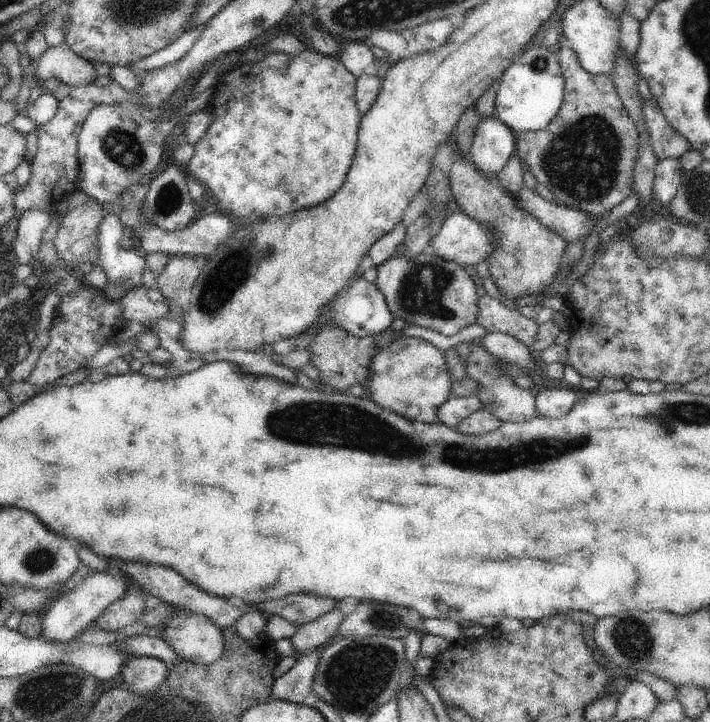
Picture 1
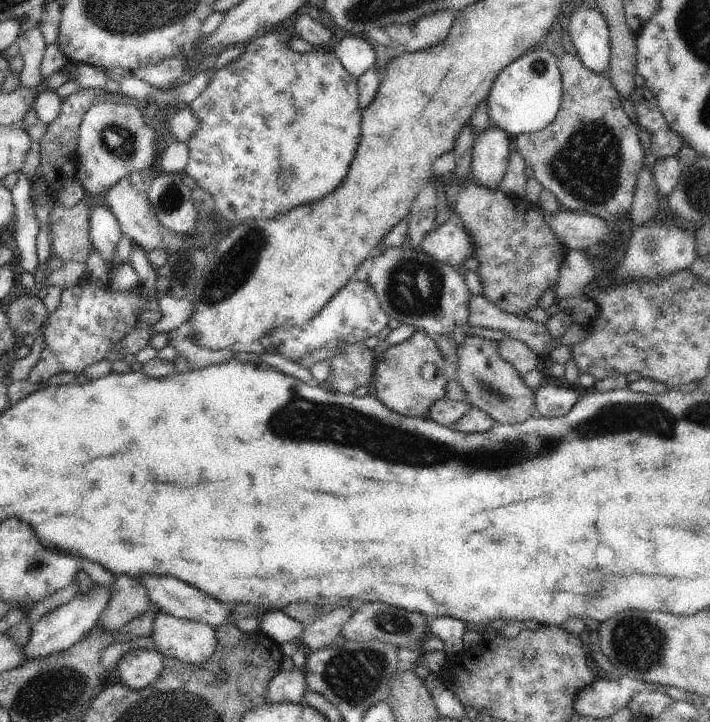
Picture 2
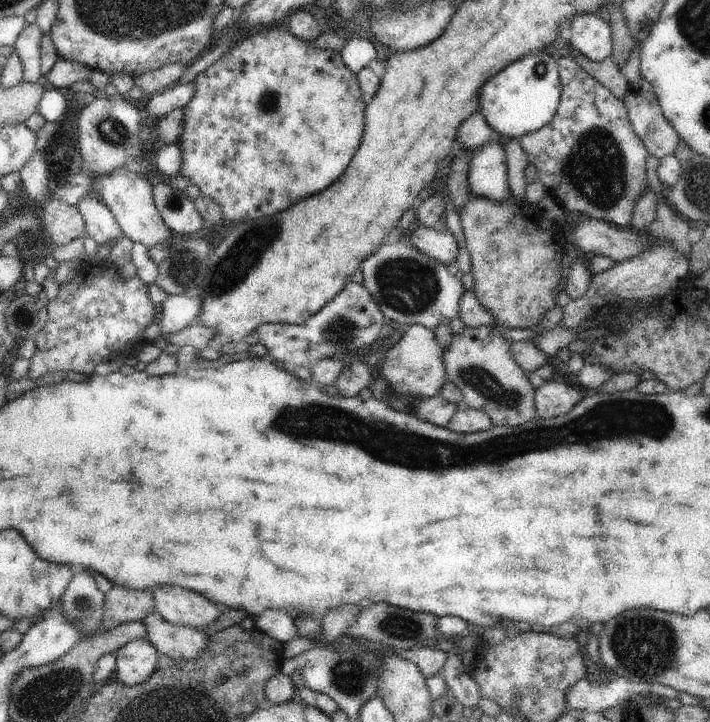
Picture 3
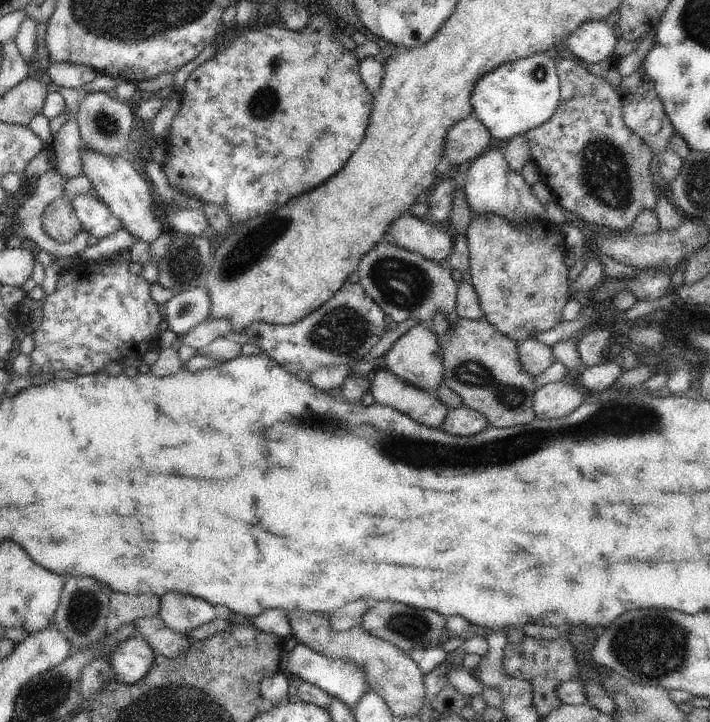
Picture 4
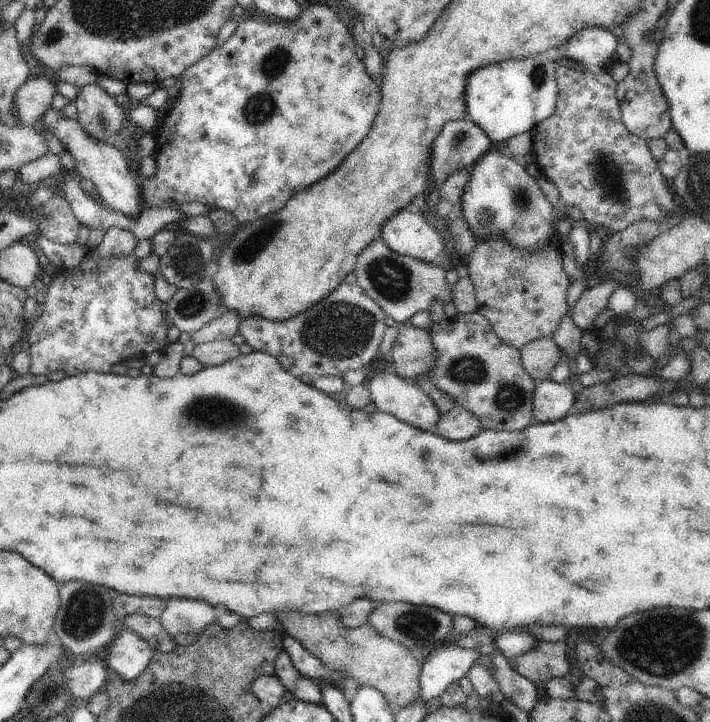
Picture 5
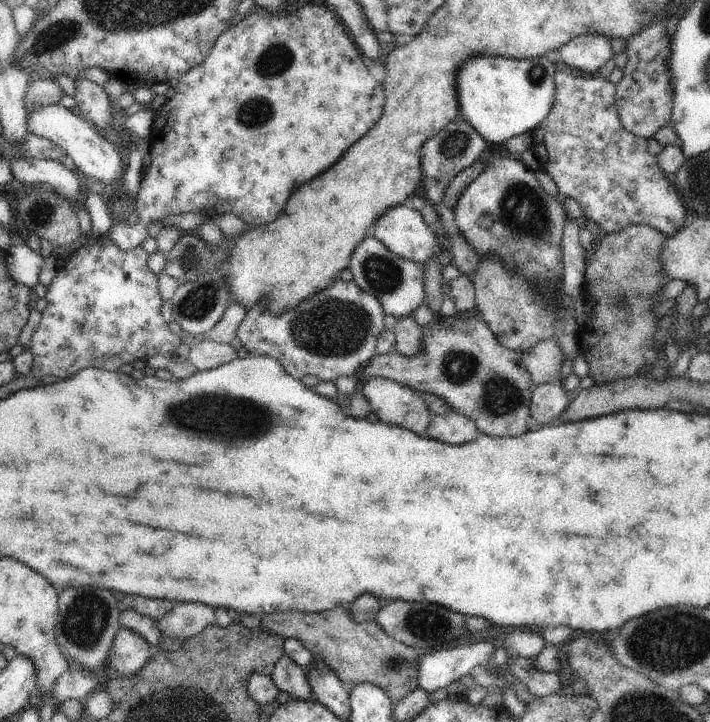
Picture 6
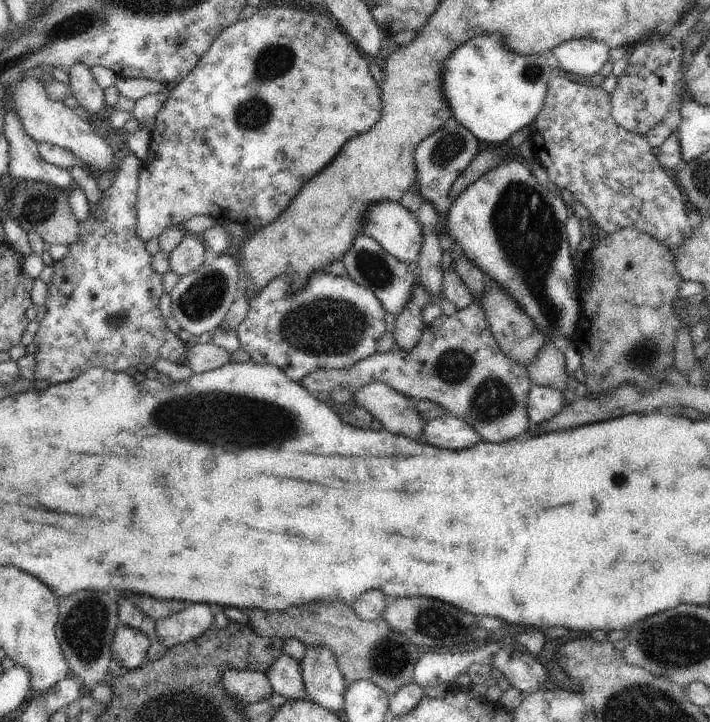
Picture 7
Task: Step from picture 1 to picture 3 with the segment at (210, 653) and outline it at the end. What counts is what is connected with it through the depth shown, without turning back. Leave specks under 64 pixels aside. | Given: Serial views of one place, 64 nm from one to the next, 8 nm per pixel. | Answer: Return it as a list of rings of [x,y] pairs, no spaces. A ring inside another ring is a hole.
[[[152,612],[144,620],[147,641],[160,655],[177,660],[198,658],[208,648],[208,634],[202,629],[174,626]]]

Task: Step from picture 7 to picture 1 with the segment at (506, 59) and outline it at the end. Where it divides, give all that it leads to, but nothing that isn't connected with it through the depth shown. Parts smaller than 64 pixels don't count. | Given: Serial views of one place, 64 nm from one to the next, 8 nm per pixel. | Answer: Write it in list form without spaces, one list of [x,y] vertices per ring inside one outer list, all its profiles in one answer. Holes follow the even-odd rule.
[[[547,45],[528,46],[497,82],[493,117],[504,122],[515,136],[548,126],[564,102],[565,80],[560,66],[558,55]]]

